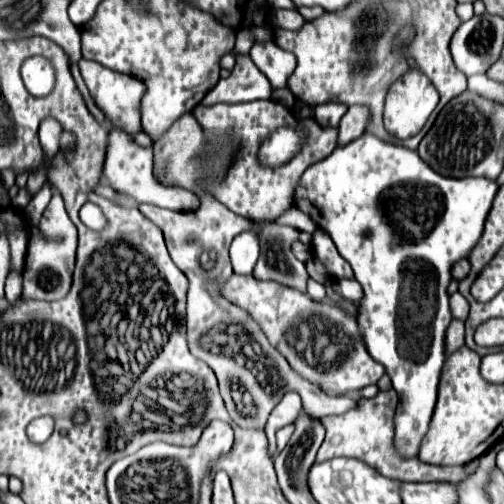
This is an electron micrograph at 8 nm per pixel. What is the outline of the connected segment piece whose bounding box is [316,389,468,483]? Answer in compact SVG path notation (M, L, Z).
M394 389L390 391L380 391L372 399L360 399L360 407L356 411L348 411L348 415L330 415L324 417L322 423L326 427L326 439L322 447L318 449L316 461L328 461L332 457L352 457L360 459L366 465L374 467L382 475L398 481L440 481L440 483L458 483L468 477L466 465L460 467L438 467L438 465L428 465L422 463L418 457L408 459L402 457L396 447L394 447L394 413L398 405L398 395Z

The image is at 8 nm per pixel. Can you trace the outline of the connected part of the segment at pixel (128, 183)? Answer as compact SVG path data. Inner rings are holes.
M120 127L110 129L110 145L104 163L104 179L122 195L136 199L138 203L152 203L158 207L174 209L174 211L196 211L200 207L198 195L186 189L166 189L158 185L152 177L152 149L144 149L134 143L132 135L122 131Z

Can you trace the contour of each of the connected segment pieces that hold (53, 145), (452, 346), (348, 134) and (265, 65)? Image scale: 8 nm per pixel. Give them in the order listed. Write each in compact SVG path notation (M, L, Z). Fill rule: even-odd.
M44 119L42 123L40 123L40 145L44 147L44 157L48 157L48 159L52 159L56 153L58 153L58 137L60 137L60 131L62 131L62 127L60 127L60 123L56 123L56 119Z
M454 319L452 327L448 327L448 355L460 347L464 347L464 323L460 319Z
M352 105L350 107L350 111L340 121L340 141L338 141L338 145L354 141L366 131L366 127L370 123L368 113L370 113L370 109L364 107L364 105Z
M264 43L264 47L252 47L250 57L268 75L274 89L286 89L288 77L292 75L296 67L296 57L284 49L280 49L276 43Z

